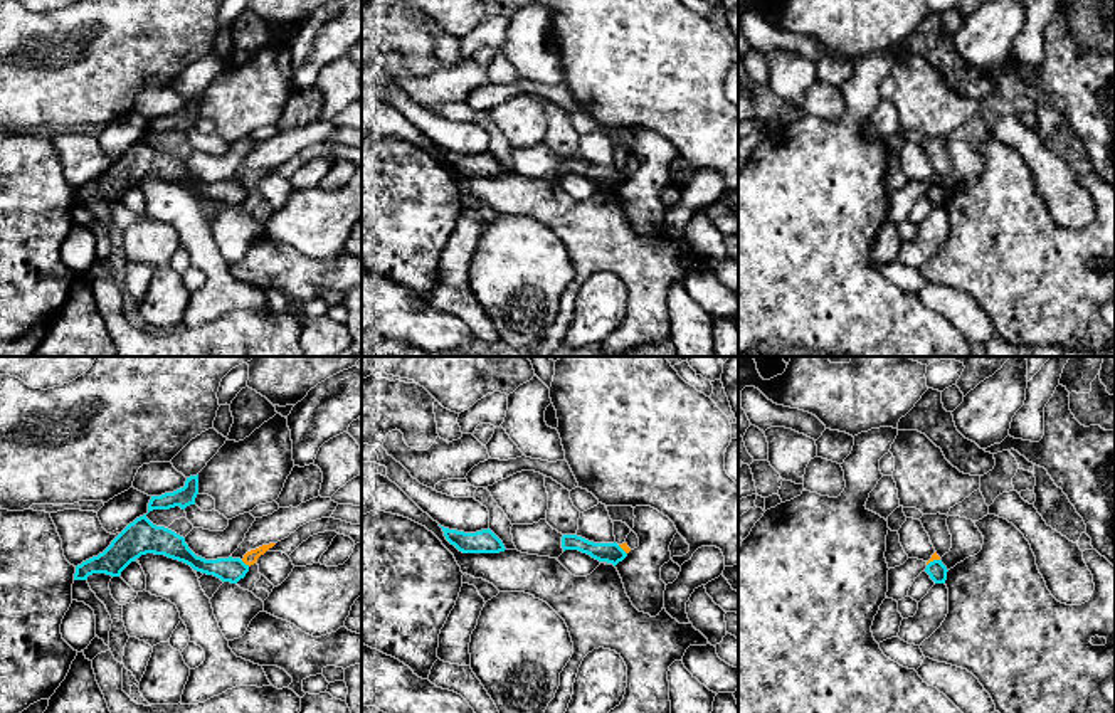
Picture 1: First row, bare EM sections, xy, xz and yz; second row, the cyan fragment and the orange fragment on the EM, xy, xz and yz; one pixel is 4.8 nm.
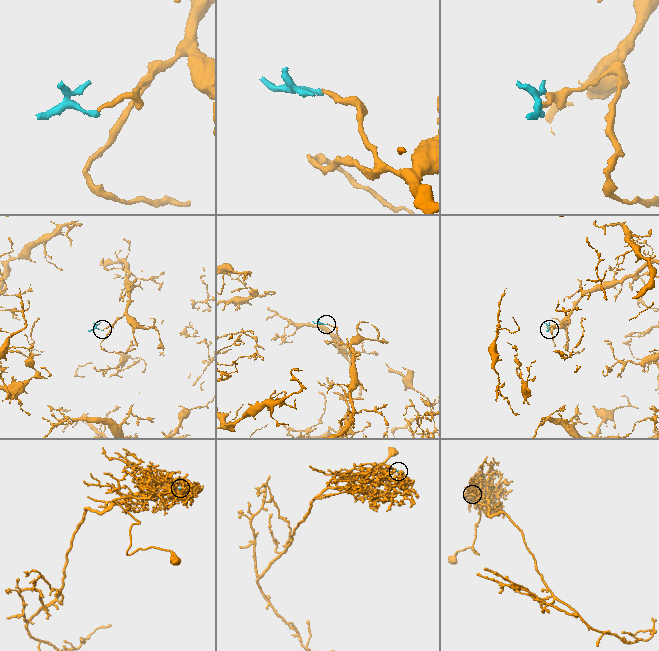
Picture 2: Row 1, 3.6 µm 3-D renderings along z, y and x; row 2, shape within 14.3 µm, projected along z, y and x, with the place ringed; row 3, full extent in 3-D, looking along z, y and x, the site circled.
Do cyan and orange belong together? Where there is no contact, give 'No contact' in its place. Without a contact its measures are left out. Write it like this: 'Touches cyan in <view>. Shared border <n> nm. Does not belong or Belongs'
Touches cyan in xy. Shared border 50 nm. Does not belong

